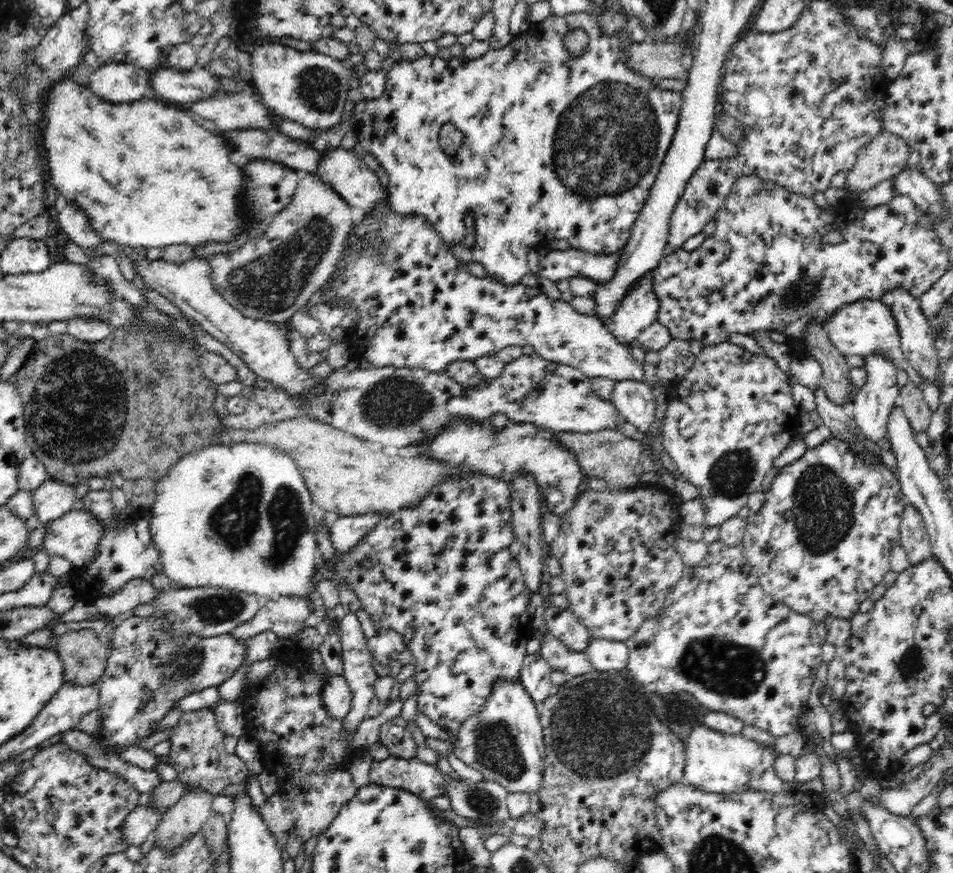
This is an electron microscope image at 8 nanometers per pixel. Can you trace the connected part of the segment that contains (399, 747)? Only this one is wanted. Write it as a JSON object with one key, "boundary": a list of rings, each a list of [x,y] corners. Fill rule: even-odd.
{"boundary":[[[393,717],[379,727],[378,742],[384,745],[392,757],[414,759],[416,744],[402,717]]]}

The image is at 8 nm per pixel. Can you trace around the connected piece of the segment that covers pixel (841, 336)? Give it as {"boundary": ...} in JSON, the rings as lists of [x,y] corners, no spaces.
{"boundary":[[[859,300],[839,308],[824,324],[834,346],[847,356],[864,356],[876,353],[892,361],[896,368],[909,370],[901,347],[900,329],[892,309],[879,300]]]}

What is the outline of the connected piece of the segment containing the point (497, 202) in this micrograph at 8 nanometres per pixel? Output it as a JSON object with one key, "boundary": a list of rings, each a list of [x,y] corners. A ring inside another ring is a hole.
{"boundary":[[[576,12],[566,17],[553,14],[544,22],[531,23],[526,32],[516,35],[506,47],[492,49],[484,56],[474,60],[466,60],[462,57],[444,60],[427,55],[413,61],[400,58],[393,64],[392,70],[387,73],[386,90],[380,98],[371,101],[362,100],[351,106],[356,118],[354,130],[358,134],[358,143],[378,159],[379,164],[389,176],[387,189],[390,209],[394,213],[404,216],[426,217],[428,223],[440,235],[440,239],[446,243],[446,249],[456,259],[464,263],[480,262],[486,270],[487,278],[502,285],[521,283],[522,277],[529,272],[528,258],[526,257],[528,248],[535,247],[545,239],[567,240],[570,247],[598,256],[606,256],[620,251],[630,236],[632,224],[650,196],[652,184],[654,184],[668,148],[671,146],[678,126],[680,106],[682,106],[680,91],[662,89],[648,77],[632,71],[628,67],[628,48],[634,43],[629,32],[614,35],[604,33],[597,14]],[[572,28],[582,28],[590,36],[590,42],[580,58],[572,58],[564,46],[564,32],[570,32]],[[446,123],[452,123],[464,134],[464,144],[456,156],[446,155],[439,146],[439,130]],[[466,214],[472,215],[474,234],[476,234],[475,244],[471,248],[462,248],[462,244],[460,244],[466,234],[464,225]]]}

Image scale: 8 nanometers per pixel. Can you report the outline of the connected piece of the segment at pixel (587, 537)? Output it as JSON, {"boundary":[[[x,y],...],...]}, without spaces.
{"boundary":[[[636,484],[636,487],[628,488],[626,492],[622,492],[619,489],[612,489],[612,492],[592,492],[584,489],[572,508],[561,516],[562,526],[560,533],[547,546],[547,555],[554,557],[562,567],[560,576],[567,586],[564,593],[570,603],[569,609],[584,624],[584,627],[590,632],[591,637],[624,643],[637,632],[637,629],[643,624],[645,619],[659,616],[658,614],[664,608],[664,600],[666,600],[668,590],[682,578],[682,570],[685,569],[685,565],[682,563],[680,554],[676,554],[673,550],[675,538],[681,532],[681,506],[680,504],[676,504],[676,500],[673,500],[673,495],[669,495],[668,492],[656,488],[656,486],[657,484]]]}

